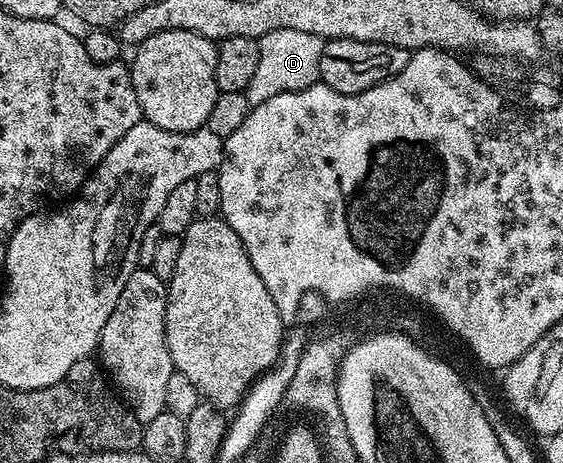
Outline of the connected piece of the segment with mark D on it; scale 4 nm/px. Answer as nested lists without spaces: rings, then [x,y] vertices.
[[[279,28],[260,38],[259,65],[255,67],[255,76],[251,76],[251,84],[247,84],[243,91],[250,107],[271,100],[271,96],[302,90],[318,81],[322,45],[323,39],[319,36],[311,36],[311,32],[295,32],[295,28]]]

